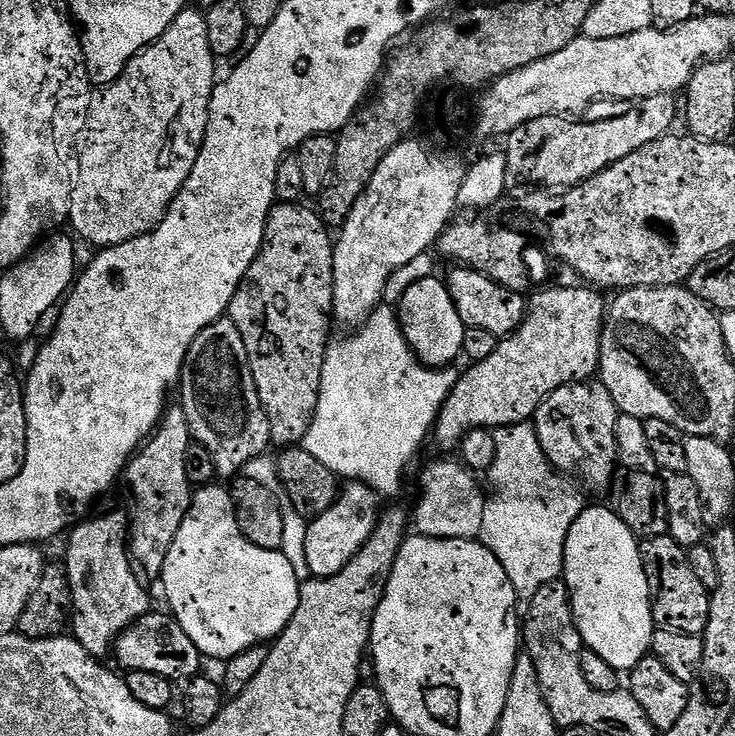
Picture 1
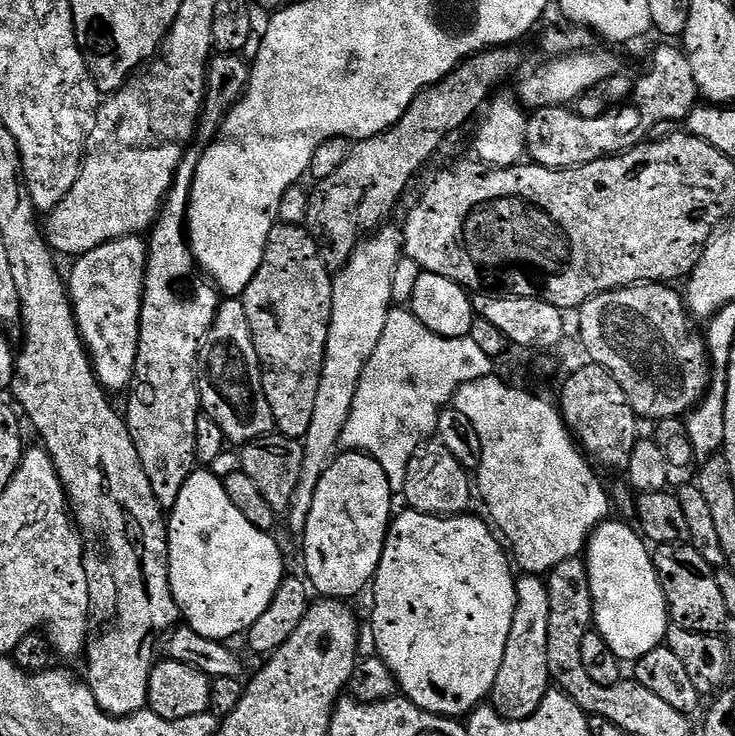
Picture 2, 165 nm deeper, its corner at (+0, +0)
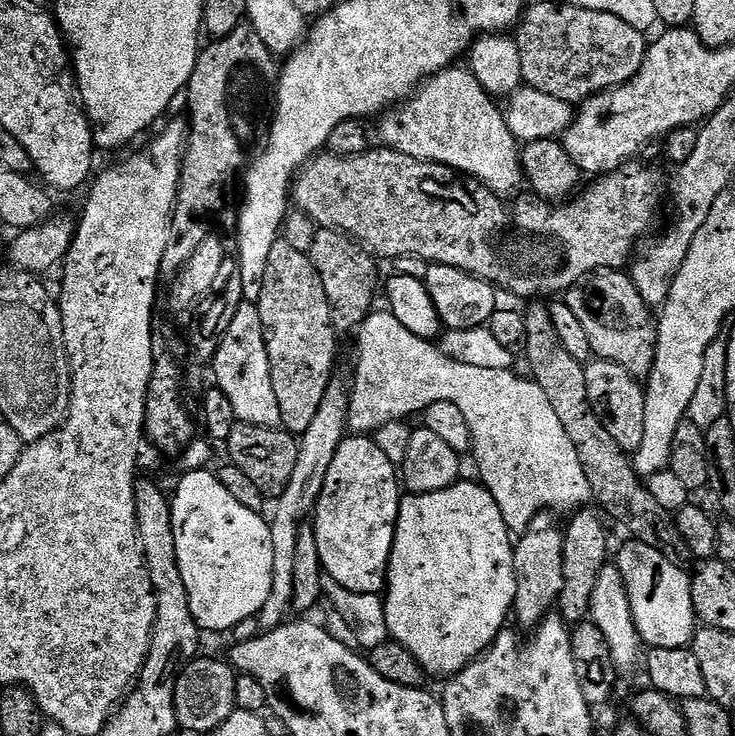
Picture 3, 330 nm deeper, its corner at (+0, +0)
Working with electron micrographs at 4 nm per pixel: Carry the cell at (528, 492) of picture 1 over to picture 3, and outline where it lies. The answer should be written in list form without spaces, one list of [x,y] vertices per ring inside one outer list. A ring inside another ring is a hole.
[[[373,310],[369,312],[368,317],[358,329],[358,337],[360,336],[360,346],[356,352],[356,373],[352,376],[352,384],[350,380],[350,391],[348,393],[348,427],[356,434],[372,434],[377,428],[389,422],[404,422],[417,412],[423,413],[425,407],[434,402],[441,400],[442,402],[454,402],[459,409],[462,410],[464,417],[469,423],[472,431],[471,451],[476,454],[476,468],[480,471],[478,475],[479,483],[483,484],[486,490],[490,490],[490,494],[494,494],[494,502],[498,502],[498,510],[502,510],[502,518],[506,522],[509,532],[519,534],[532,525],[532,519],[540,512],[555,510],[557,513],[568,512],[575,513],[577,510],[585,507],[593,499],[590,488],[590,482],[587,481],[586,473],[582,470],[582,464],[578,460],[578,453],[574,448],[574,443],[570,442],[570,437],[566,434],[562,424],[558,420],[556,413],[546,394],[542,392],[541,386],[527,375],[515,376],[512,370],[485,370],[482,366],[466,366],[466,362],[458,362],[454,358],[450,358],[433,341],[418,338],[418,334],[410,334],[410,330],[406,330],[406,326],[402,326],[402,322],[398,322],[398,318],[394,318],[391,310]]]

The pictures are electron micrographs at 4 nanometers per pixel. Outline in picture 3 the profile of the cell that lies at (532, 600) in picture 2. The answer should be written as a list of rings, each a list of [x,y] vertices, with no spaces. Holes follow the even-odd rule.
[[[551,511],[540,512],[532,519],[532,525],[519,533],[514,544],[514,578],[516,579],[516,603],[514,620],[527,630],[535,630],[544,617],[553,611],[562,590],[562,550],[564,528],[555,520]]]

